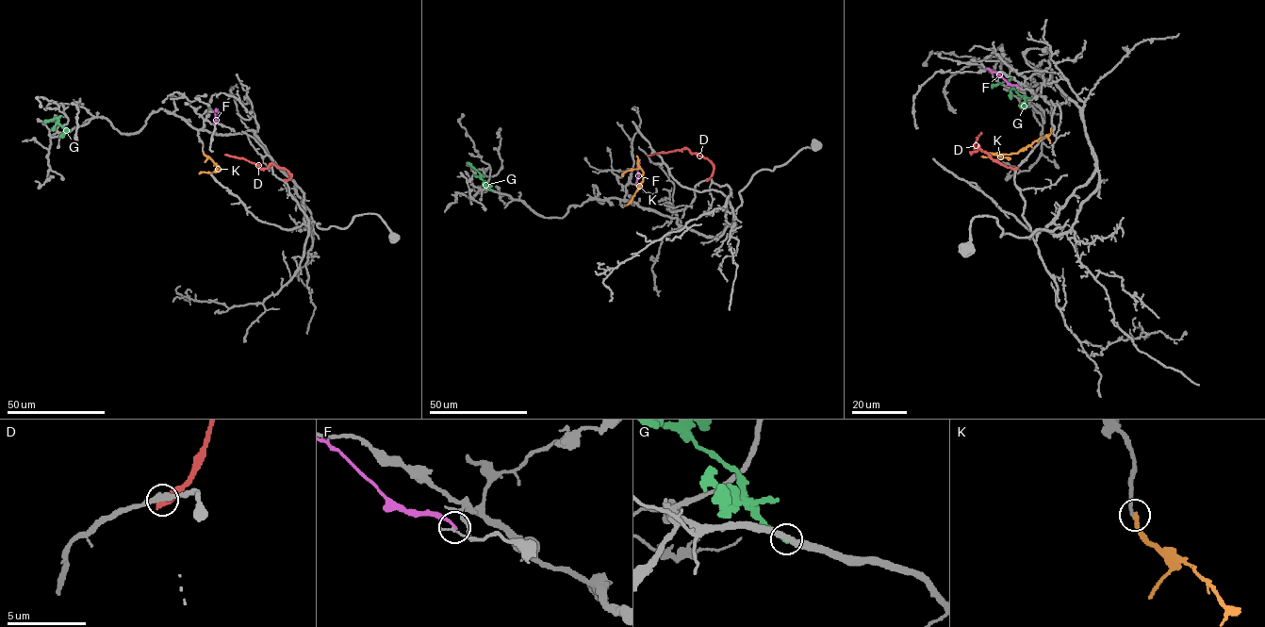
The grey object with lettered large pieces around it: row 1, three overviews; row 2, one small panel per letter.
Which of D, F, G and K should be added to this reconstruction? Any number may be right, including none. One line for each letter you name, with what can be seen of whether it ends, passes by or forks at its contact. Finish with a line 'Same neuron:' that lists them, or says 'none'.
K: it ends
Same neuron: K

